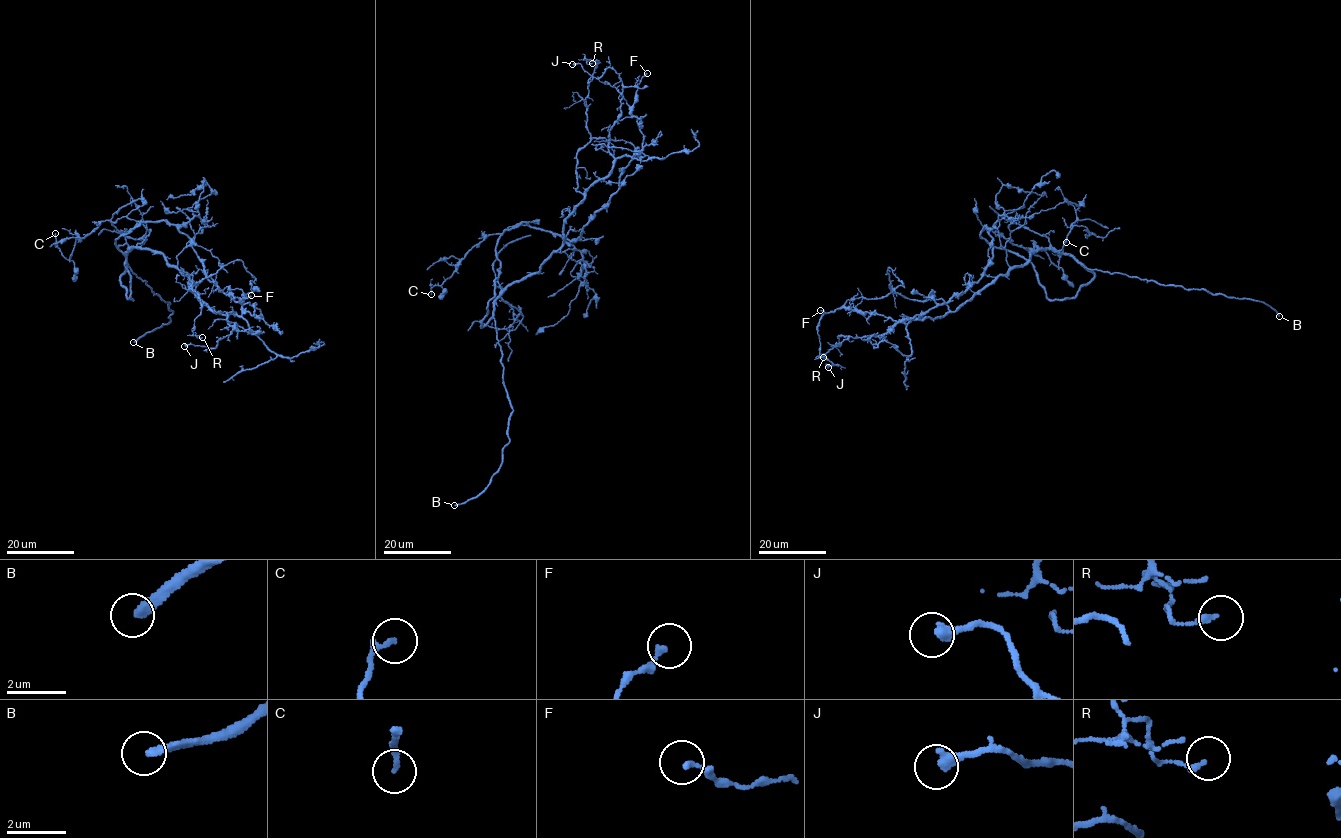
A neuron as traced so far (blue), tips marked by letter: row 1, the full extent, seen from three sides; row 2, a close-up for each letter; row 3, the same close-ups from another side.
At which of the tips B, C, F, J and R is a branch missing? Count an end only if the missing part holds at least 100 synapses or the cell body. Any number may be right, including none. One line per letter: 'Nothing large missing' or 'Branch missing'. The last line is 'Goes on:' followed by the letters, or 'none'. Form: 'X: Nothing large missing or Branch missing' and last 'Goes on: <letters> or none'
B: Branch missing
C: Nothing large missing
F: Nothing large missing
J: Nothing large missing
R: Nothing large missing
Goes on: B

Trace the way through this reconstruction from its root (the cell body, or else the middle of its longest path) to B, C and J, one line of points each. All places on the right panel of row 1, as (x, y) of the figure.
B: (1028, 260), (1038, 251), (1056, 250), (1072, 255), (1089, 269), (1253, 299), (1270, 306), (1279, 316)
C: (1028, 260), (1011, 267), (999, 222), (982, 230), (984, 226), (1018, 246), (1041, 248), (1058, 267), (1066, 242)
J: (1028, 260), (954, 311), (897, 321), (880, 335), (844, 339), (825, 354), (838, 365), (828, 367)

